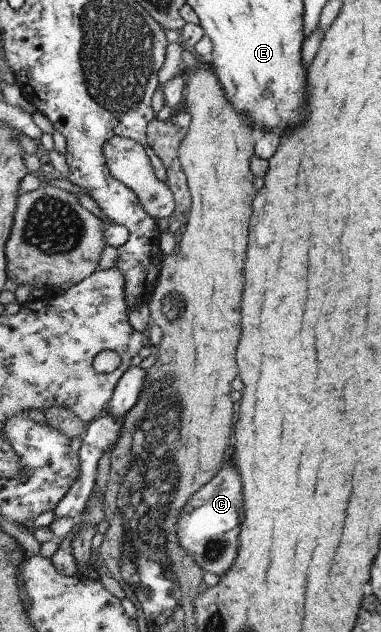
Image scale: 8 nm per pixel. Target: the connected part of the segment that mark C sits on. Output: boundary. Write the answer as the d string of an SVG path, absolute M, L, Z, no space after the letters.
M230 457L221 468L207 481L181 509L175 523L176 538L184 551L200 569L214 575L222 575L230 569L236 549L238 536L243 522L243 495L239 473Z

